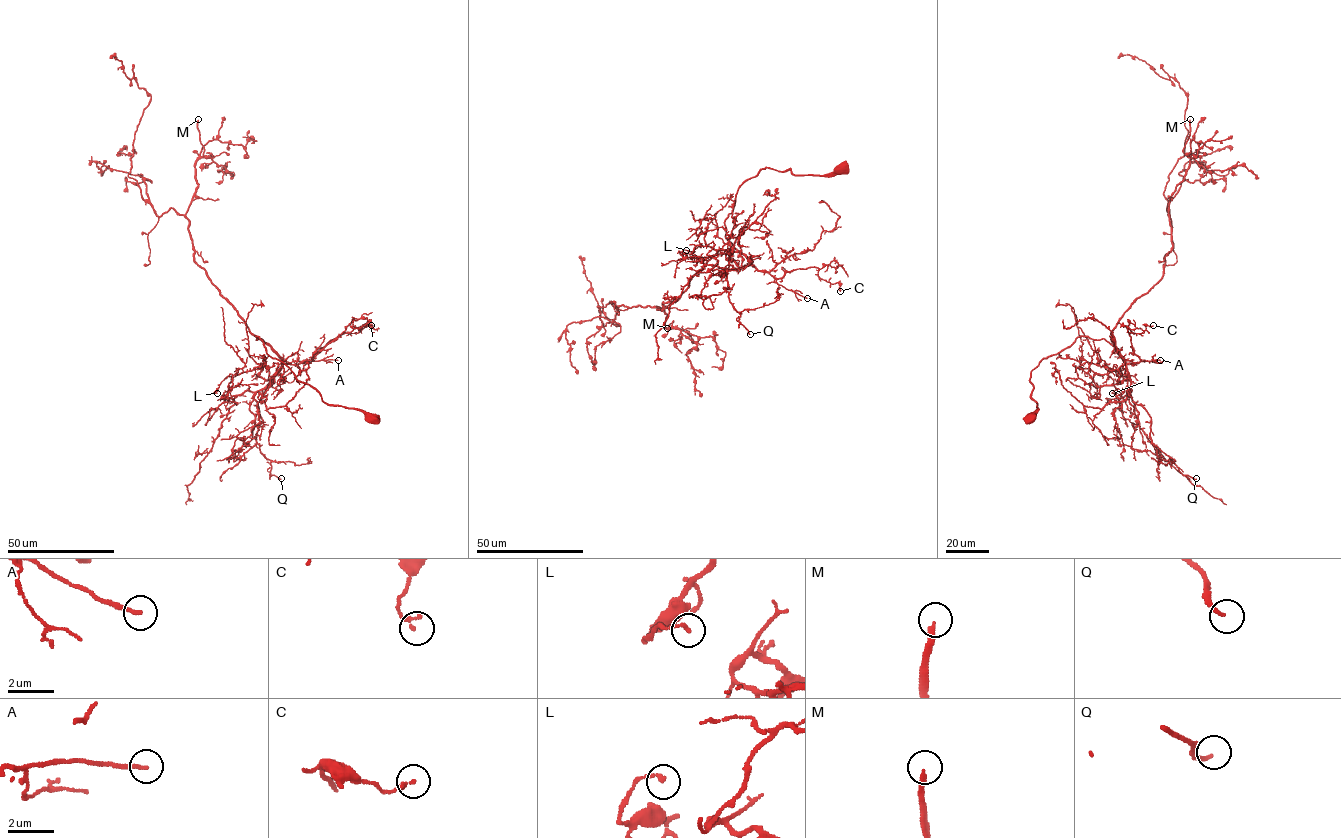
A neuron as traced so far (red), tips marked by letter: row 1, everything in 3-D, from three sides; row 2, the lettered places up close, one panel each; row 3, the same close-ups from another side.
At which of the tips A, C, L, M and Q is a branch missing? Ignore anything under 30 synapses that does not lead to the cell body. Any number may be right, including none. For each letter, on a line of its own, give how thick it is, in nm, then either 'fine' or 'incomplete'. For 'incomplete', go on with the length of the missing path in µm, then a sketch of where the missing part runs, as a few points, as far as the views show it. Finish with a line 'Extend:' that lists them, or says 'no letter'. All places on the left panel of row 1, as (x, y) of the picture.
A: 170 nm thick; fine
C: 140 nm thick; fine
L: 150 nm thick; fine
M: 200 nm thick; incomplete; about 90 µm are missing; missing branch runs (198, 119), (194, 105), (185, 91), (190, 62), (203, 62), (218, 48), (228, 28)
Q: 160 nm thick; fine
Extend: M

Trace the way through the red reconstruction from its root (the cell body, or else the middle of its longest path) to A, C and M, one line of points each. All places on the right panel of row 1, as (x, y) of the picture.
A: (1029, 419), (1037, 409), (1031, 397), (1031, 371), (1078, 337), (1104, 338), (1127, 363), (1160, 360)
C: (1029, 419), (1037, 409), (1031, 371), (1043, 359), (1088, 336), (1137, 363), (1129, 333), (1153, 325)
M: (1029, 419), (1037, 409), (1031, 371), (1080, 336), (1113, 345), (1118, 319), (1162, 277), (1190, 119)

